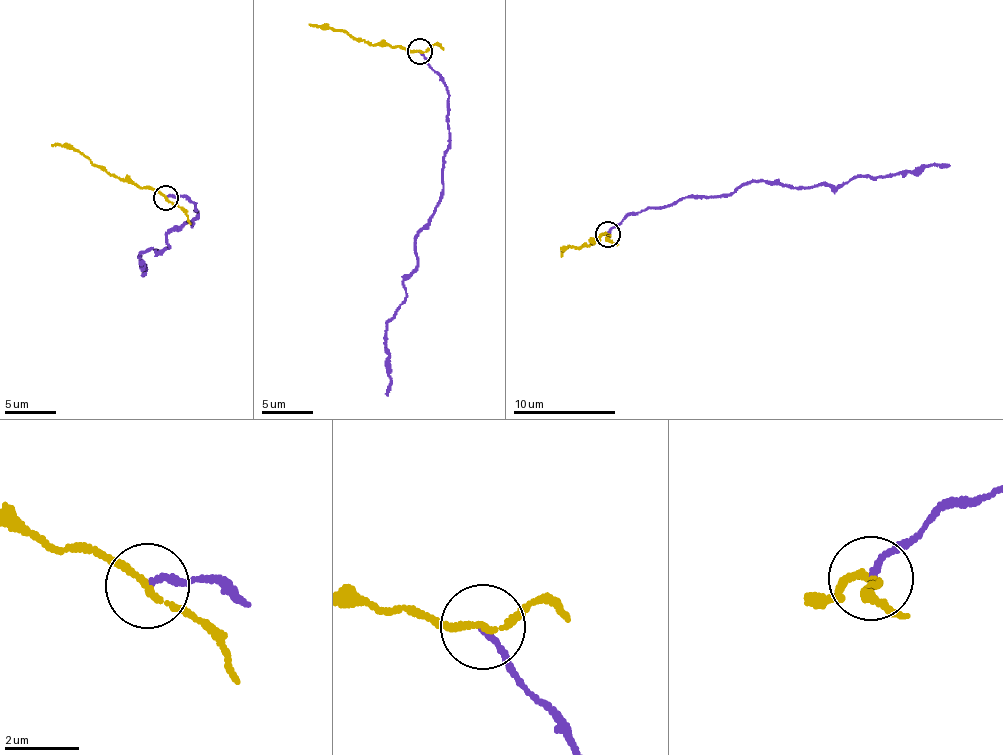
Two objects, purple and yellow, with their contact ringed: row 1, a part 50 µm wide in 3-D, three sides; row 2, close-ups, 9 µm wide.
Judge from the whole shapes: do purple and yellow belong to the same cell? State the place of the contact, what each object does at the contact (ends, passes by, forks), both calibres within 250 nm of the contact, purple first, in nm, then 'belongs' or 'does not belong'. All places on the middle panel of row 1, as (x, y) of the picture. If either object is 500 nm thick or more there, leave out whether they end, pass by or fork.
(420, 51) | purple ends | yellow passes by | 150/150 nm | does not belong

